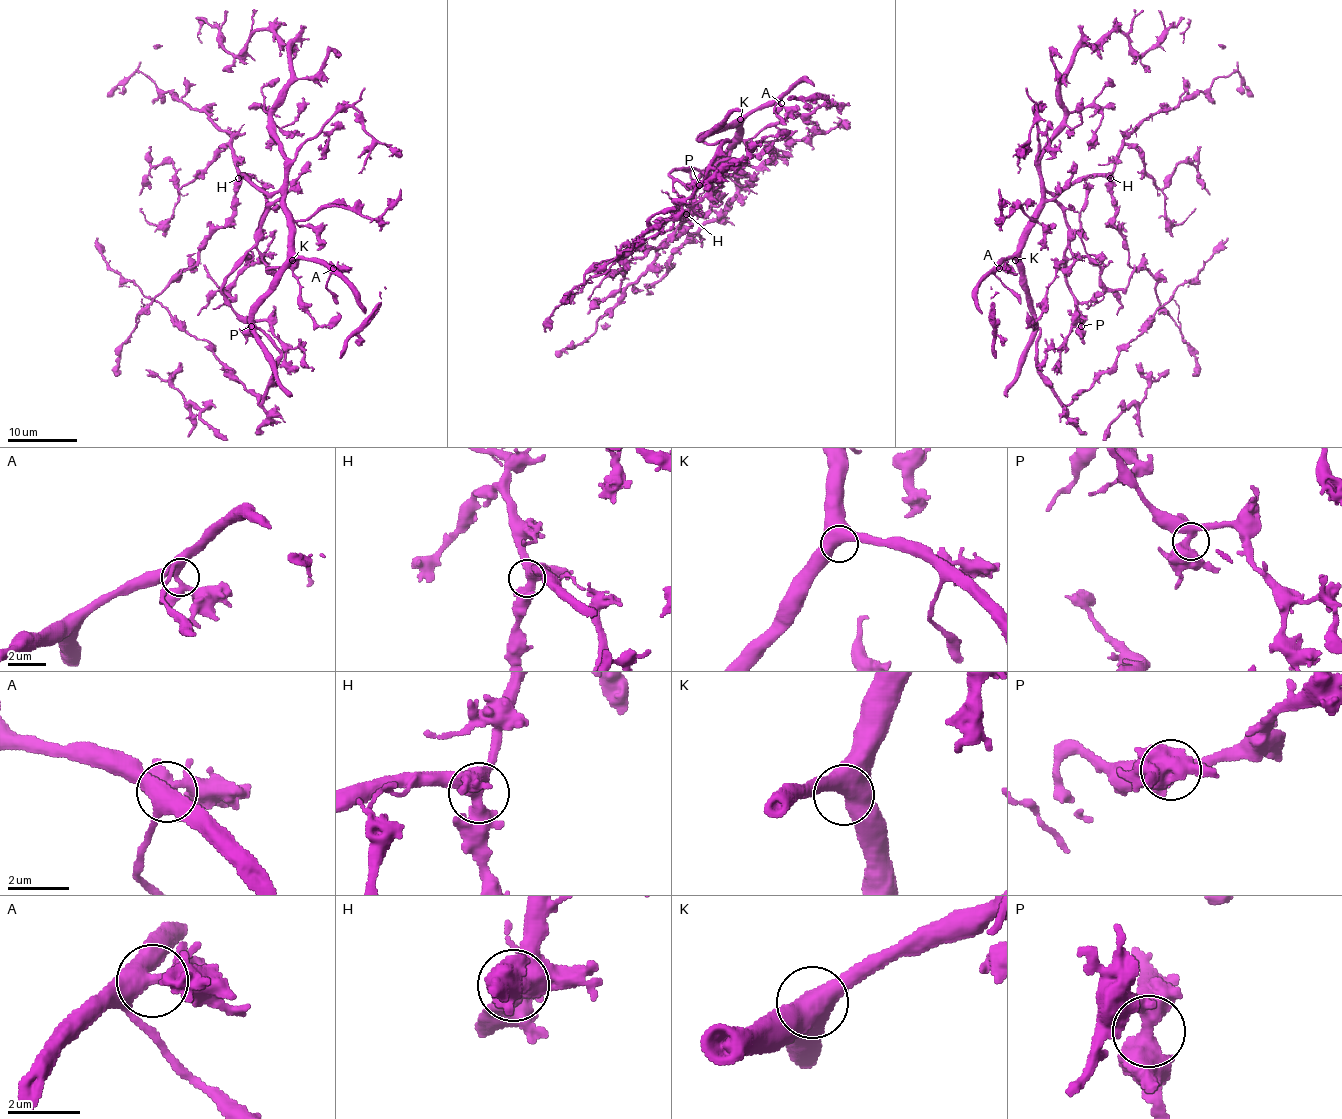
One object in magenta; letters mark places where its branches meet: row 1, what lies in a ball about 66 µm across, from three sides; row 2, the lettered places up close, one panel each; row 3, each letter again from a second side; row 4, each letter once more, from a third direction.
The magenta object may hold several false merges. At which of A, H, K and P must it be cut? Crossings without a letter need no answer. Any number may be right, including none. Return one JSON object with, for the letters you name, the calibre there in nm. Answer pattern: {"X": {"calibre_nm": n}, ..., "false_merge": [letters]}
{"false_merge": []}

